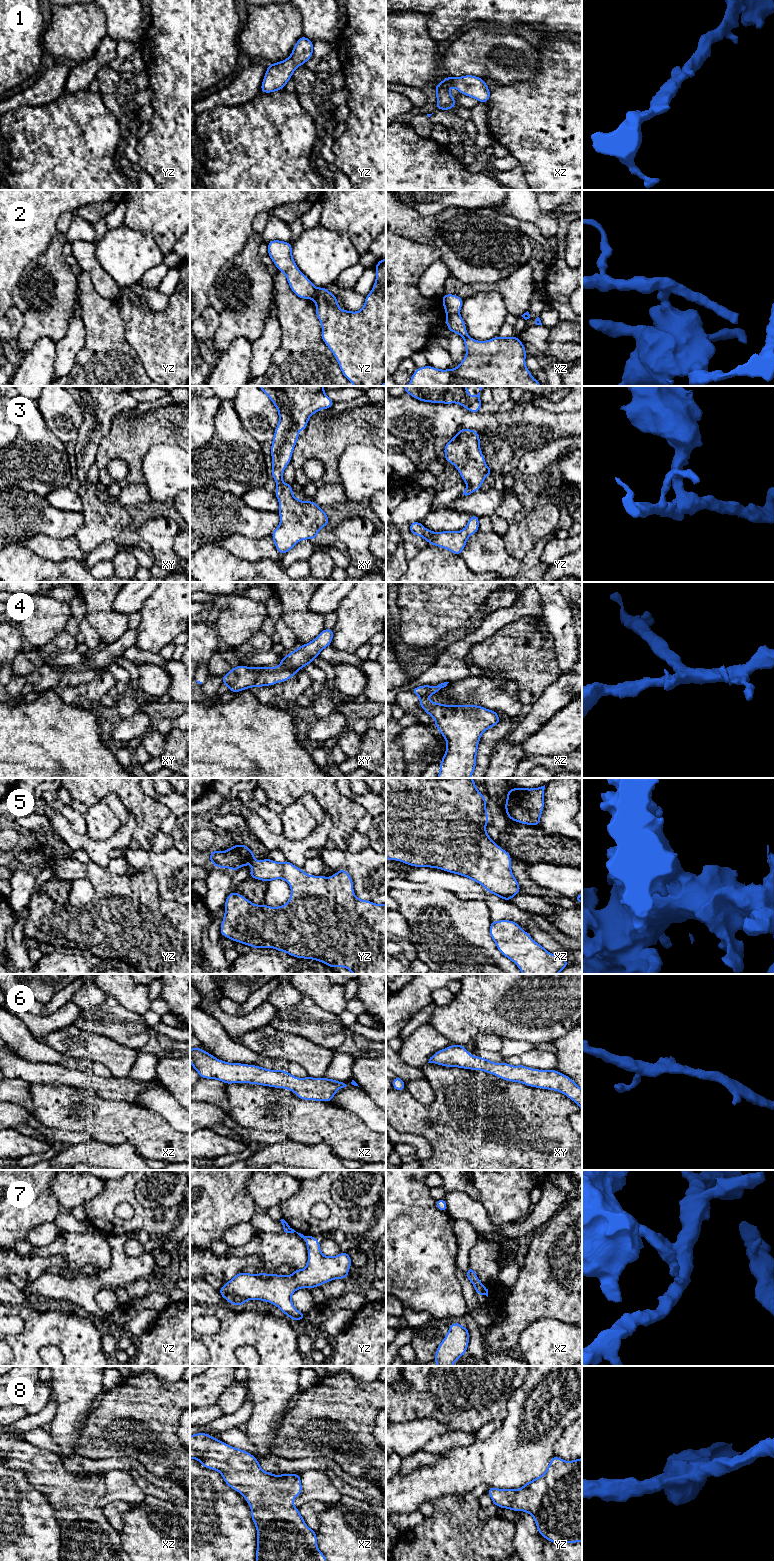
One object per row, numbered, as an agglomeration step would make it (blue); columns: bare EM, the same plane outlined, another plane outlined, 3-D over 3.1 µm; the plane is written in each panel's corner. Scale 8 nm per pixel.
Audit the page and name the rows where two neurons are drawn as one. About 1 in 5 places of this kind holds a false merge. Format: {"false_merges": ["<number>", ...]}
{"false_merges": ["2", "7"]}

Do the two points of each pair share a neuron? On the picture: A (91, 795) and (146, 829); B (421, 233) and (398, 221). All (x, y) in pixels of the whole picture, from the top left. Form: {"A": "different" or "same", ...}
{"A": "same", "B": "same"}

